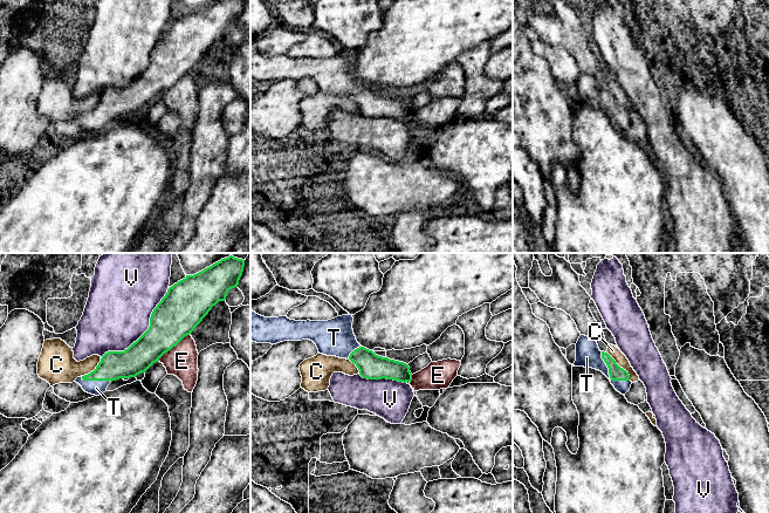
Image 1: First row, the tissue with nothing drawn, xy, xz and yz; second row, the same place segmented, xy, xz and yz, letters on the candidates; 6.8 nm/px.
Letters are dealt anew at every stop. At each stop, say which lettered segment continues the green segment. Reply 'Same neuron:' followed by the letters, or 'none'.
Same neuron: T

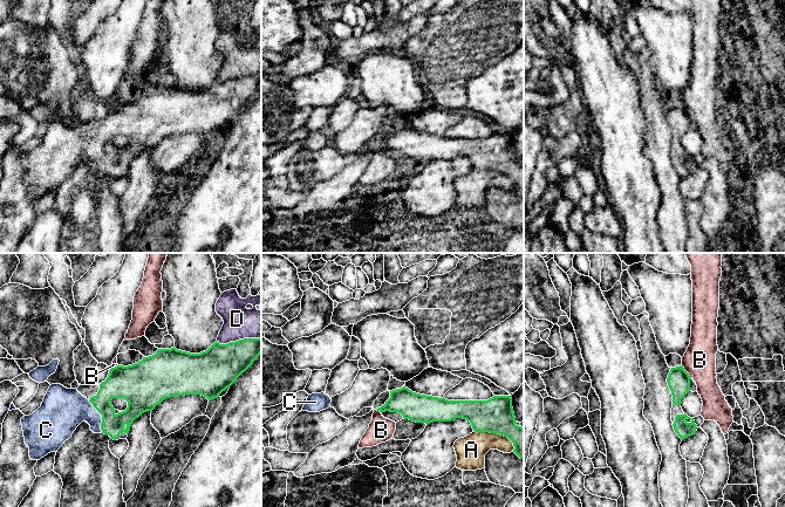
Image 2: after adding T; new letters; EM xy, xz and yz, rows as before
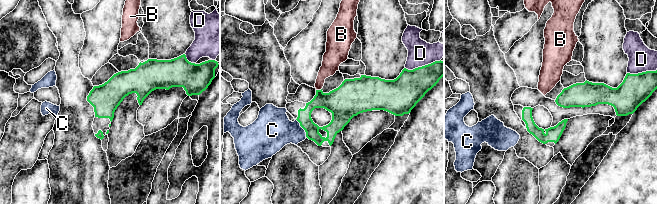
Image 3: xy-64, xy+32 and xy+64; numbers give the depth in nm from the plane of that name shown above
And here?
Same neuron: C

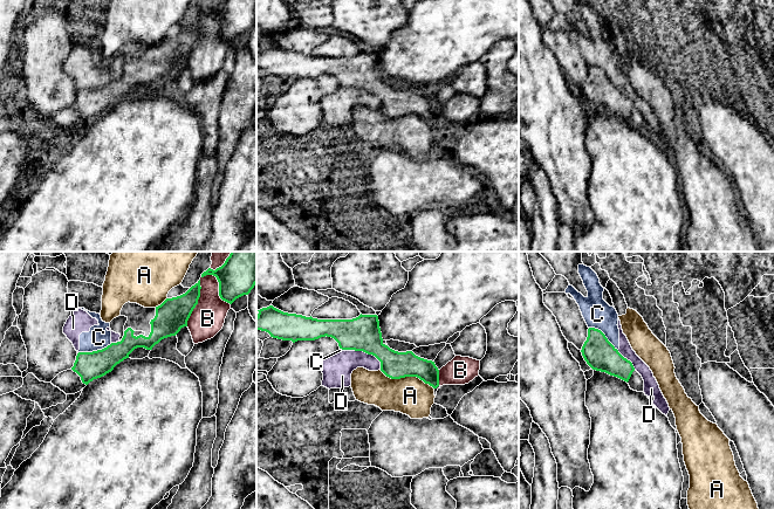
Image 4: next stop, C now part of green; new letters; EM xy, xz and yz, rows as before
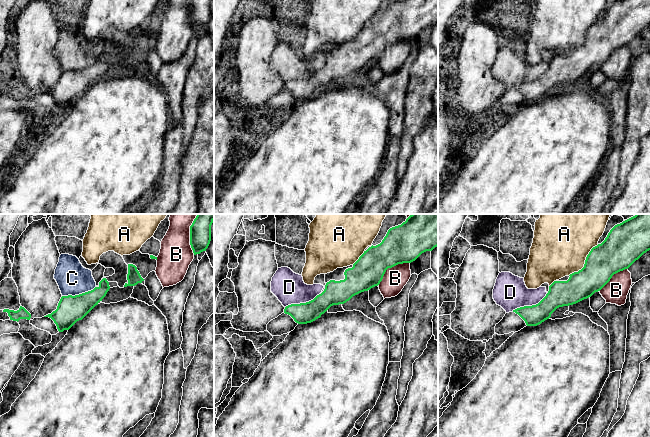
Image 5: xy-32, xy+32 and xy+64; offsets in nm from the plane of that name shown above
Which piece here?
Same neuron: none

